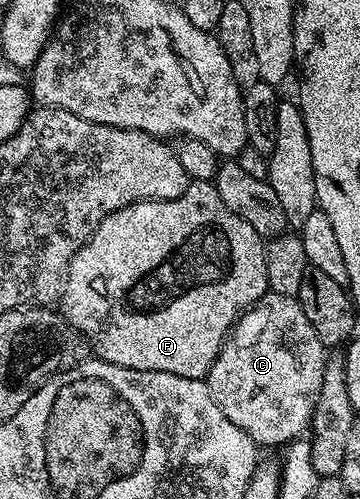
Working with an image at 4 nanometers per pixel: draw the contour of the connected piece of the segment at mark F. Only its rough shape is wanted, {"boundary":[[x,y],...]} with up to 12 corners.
{"boundary":[[213,181],[107,215],[59,312],[98,361],[208,378],[269,292]]}

